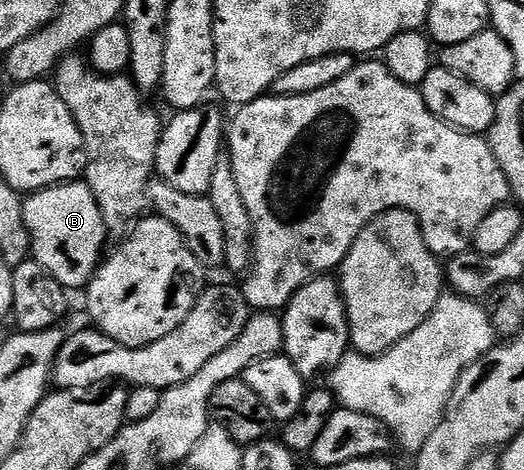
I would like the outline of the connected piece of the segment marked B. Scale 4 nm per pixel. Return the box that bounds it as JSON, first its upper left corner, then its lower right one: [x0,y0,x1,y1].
[24,182,108,290]

